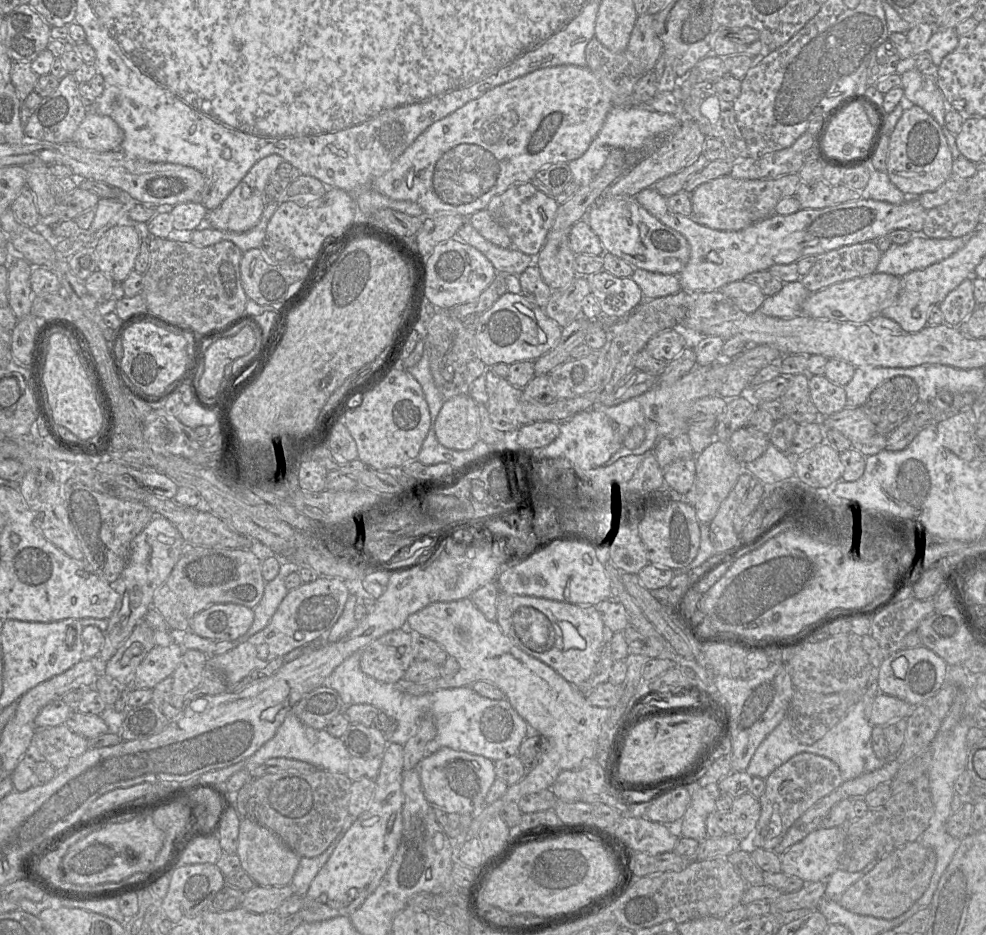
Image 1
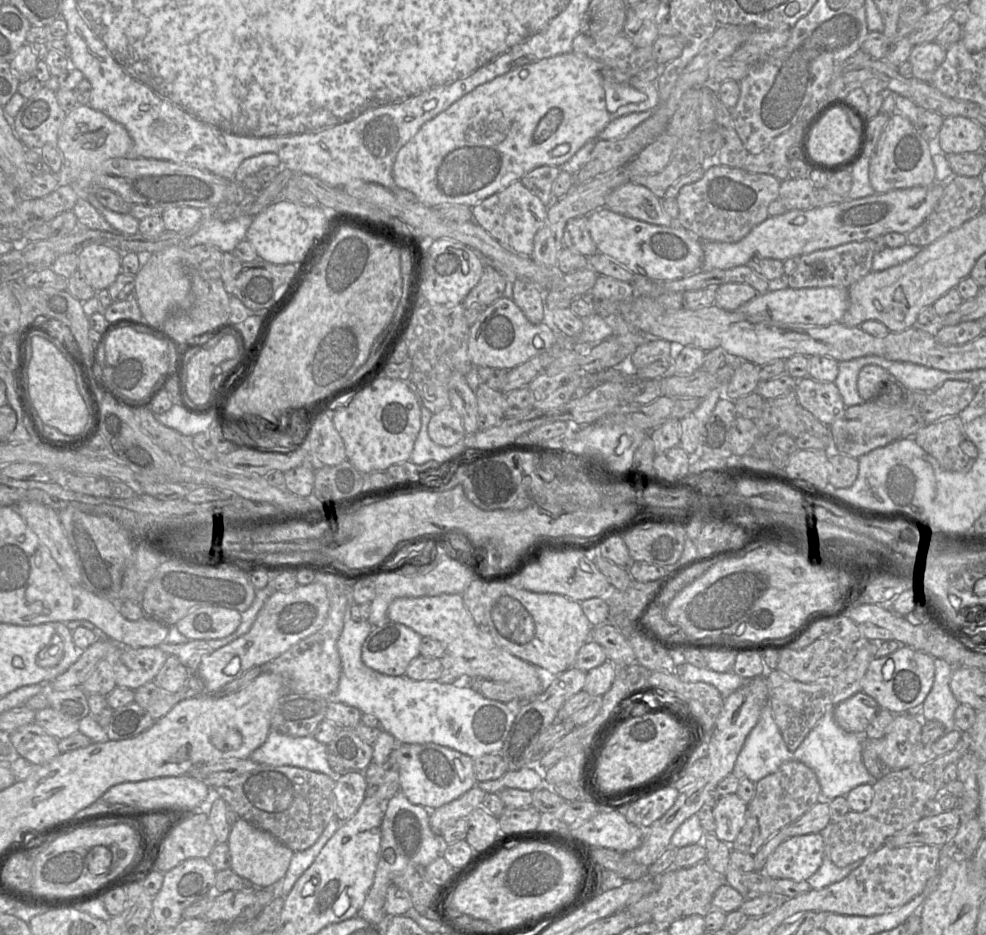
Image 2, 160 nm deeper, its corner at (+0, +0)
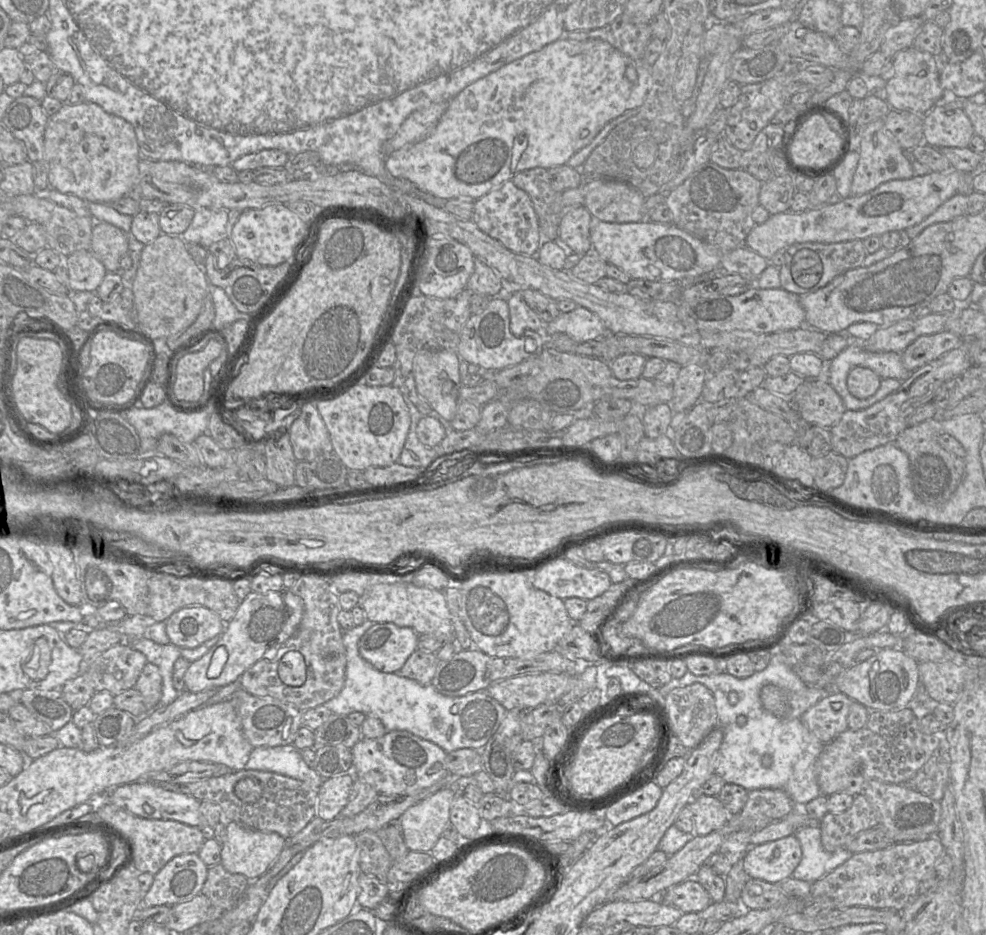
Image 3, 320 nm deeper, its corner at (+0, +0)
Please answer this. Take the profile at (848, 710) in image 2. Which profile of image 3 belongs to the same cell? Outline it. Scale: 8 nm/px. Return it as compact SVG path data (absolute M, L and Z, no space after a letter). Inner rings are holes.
M833 691L810 707L801 721L824 744L848 729L847 717L851 698L840 691Z

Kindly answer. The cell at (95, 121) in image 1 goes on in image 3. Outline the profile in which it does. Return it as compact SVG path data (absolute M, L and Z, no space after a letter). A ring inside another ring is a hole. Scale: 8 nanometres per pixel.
M64 103L57 113L48 118L44 133L44 156L48 164L49 186L60 193L77 196L88 203L112 203L132 194L138 182L141 155L133 127L95 103Z

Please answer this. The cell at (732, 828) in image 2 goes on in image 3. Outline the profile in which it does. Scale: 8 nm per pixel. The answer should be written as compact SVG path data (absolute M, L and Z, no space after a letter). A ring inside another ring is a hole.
M707 795L690 802L690 810L693 813L697 836L704 836L720 829L732 816L717 797Z

